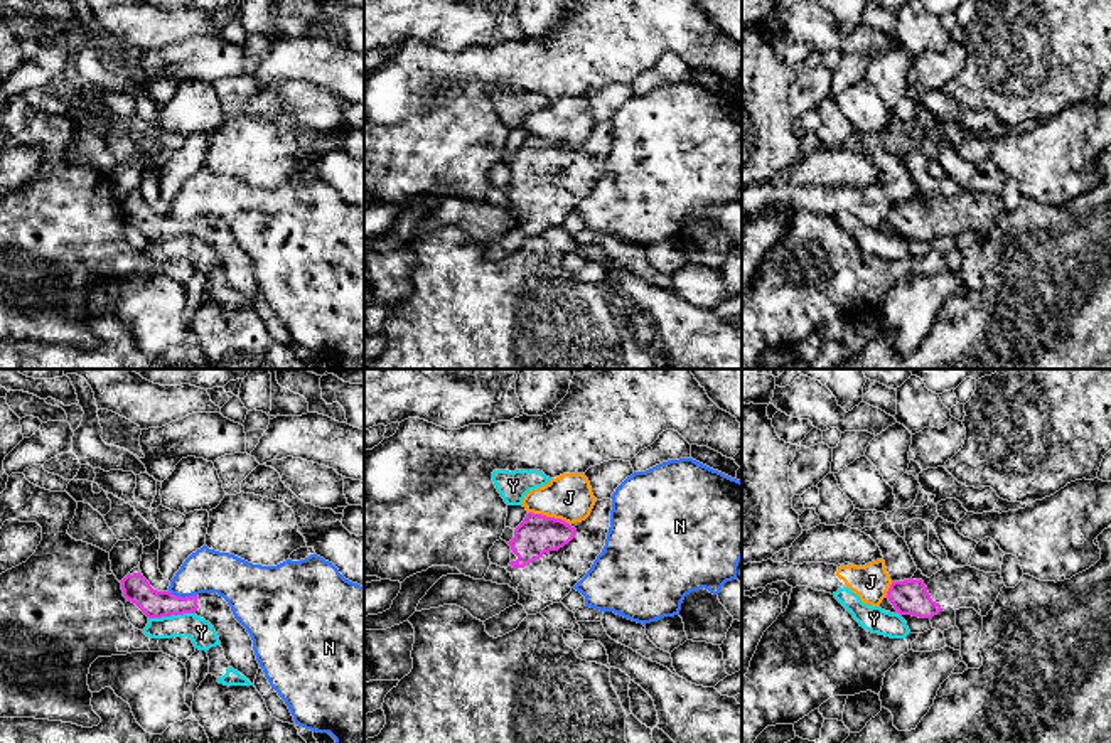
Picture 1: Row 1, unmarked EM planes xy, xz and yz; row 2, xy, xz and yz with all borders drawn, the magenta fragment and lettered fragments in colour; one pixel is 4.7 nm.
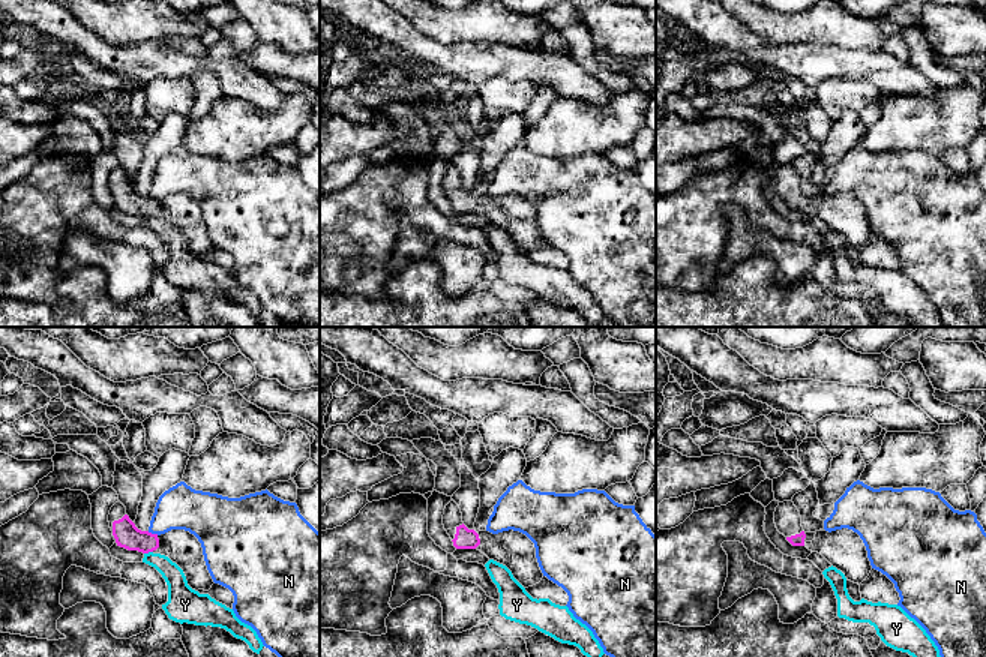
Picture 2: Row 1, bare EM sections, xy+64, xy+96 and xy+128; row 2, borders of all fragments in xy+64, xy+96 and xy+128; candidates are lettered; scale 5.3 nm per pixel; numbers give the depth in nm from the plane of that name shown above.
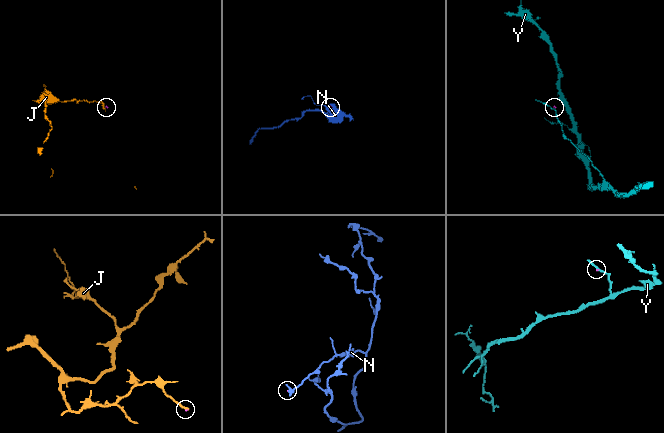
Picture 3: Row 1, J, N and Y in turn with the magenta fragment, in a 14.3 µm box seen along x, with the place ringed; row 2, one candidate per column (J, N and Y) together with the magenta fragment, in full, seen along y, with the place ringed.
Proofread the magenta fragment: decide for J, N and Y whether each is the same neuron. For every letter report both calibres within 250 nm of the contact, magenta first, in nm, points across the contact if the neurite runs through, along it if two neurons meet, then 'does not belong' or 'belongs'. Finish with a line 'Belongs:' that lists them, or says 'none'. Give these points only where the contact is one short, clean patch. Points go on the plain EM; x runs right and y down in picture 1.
J: calibres 190 and 220 nm; border xz (528, 133), (560, 140), (568, 147); does not belong
N: calibres 130 and 200 nm; border xy (169, 213), (179, 219), (196, 218); does not belong
Y: calibres 130 and 120 nm; border xy (193, 235), (149, 241); does not belong
Belongs: none

